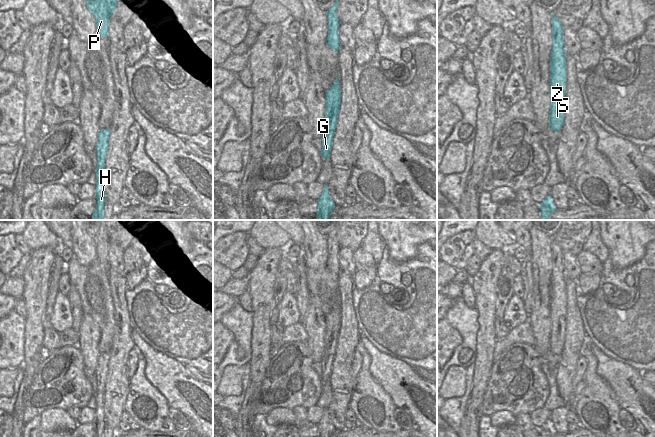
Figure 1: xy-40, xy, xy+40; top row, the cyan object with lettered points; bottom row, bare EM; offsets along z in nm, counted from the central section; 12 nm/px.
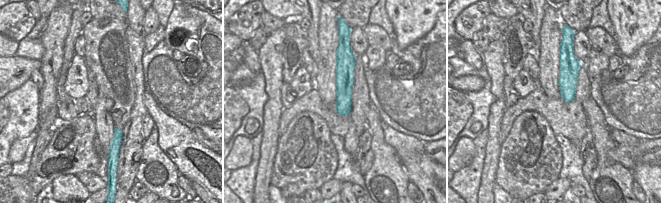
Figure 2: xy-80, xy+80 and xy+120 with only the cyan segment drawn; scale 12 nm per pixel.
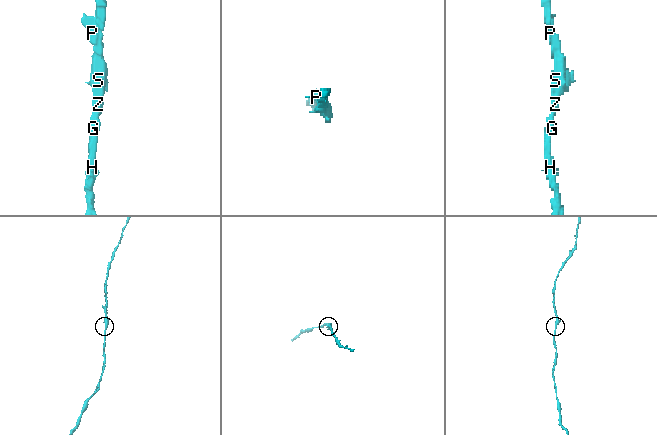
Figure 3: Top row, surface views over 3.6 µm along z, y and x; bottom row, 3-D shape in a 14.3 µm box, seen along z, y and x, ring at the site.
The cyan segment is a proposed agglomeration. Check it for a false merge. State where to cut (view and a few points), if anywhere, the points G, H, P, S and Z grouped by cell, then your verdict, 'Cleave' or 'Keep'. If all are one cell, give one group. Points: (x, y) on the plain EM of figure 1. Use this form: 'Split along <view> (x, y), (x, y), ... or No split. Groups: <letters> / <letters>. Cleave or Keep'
No split. Groups: G H P S Z. Keep.

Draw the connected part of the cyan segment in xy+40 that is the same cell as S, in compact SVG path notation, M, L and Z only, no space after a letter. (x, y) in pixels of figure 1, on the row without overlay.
M552 238L552 277L550 279L550 328L549 351L552 354L560 355L564 348L565 326L566 326L566 282L564 278L563 250Z

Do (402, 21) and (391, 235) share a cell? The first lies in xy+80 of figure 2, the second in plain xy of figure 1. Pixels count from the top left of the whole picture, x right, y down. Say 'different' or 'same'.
same

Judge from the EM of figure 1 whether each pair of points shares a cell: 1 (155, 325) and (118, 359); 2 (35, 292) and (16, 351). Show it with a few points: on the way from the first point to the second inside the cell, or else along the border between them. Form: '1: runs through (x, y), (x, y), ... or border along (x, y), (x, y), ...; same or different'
1: border along (127, 306), (130, 325), (133, 329); different
2: border along (26, 317), (25, 342), (23, 345); different

